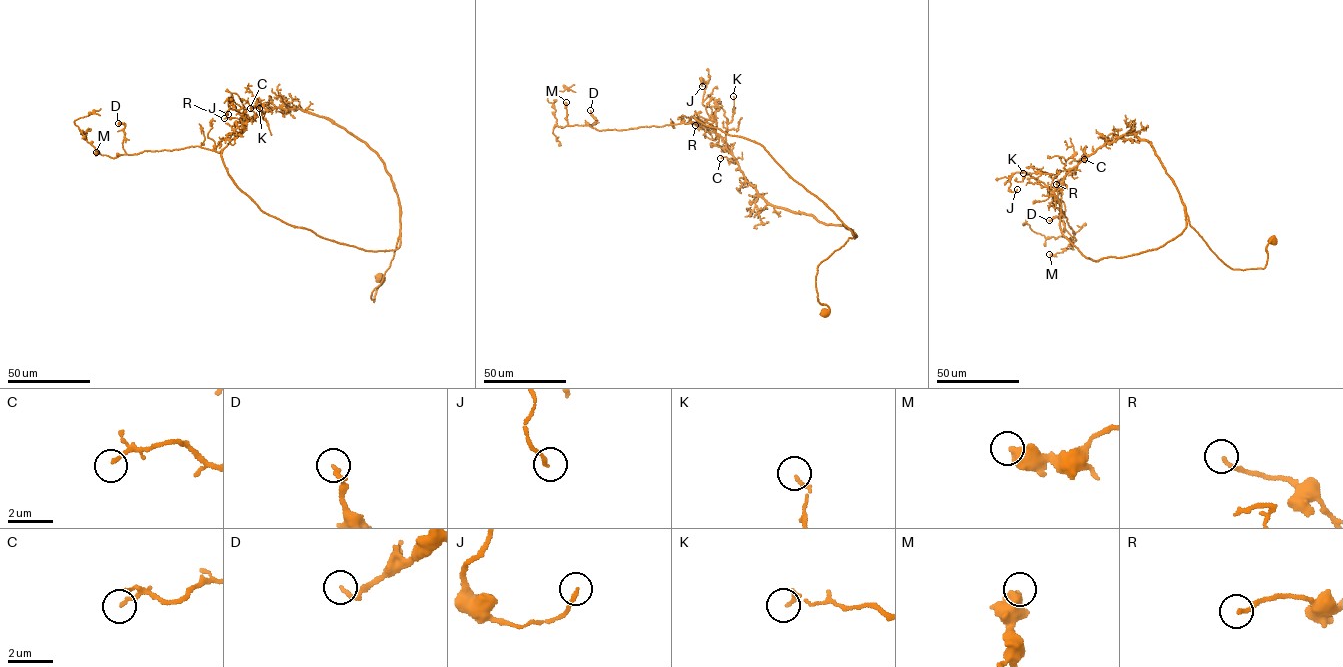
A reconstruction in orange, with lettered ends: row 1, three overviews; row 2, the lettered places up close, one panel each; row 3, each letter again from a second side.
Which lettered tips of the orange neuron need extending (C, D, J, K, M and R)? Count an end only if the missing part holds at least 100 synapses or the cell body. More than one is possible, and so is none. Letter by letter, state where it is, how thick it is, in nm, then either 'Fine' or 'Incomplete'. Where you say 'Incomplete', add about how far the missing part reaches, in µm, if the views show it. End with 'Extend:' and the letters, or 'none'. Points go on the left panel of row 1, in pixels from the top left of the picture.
C: Place: (250, 108). Thickness 150 nm. Fine
D: Place: (118, 123). Thickness 170 nm. Fine
J: Place: (228, 114). Thickness 160 nm. Fine
K: Place: (259, 108). Thickness 150 nm. Fine
M: Place: (96, 152). Thickness 600 nm. Fine
R: Place: (224, 118). Thickness 180 nm. Fine
Extend: none

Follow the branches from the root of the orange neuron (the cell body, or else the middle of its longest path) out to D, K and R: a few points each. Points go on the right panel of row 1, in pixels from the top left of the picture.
D: (1272, 241), (1264, 268), (1232, 269), (1185, 211), (1162, 246), (1096, 261), (1049, 220)
K: (1272, 241), (1264, 268), (1228, 266), (1190, 225), (1151, 143), (1134, 134), (1058, 174), (1023, 173)
R: (1272, 241), (1264, 268), (1228, 266), (1190, 225), (1179, 191), (1151, 143), (1134, 134), (1086, 155), (1056, 184)

